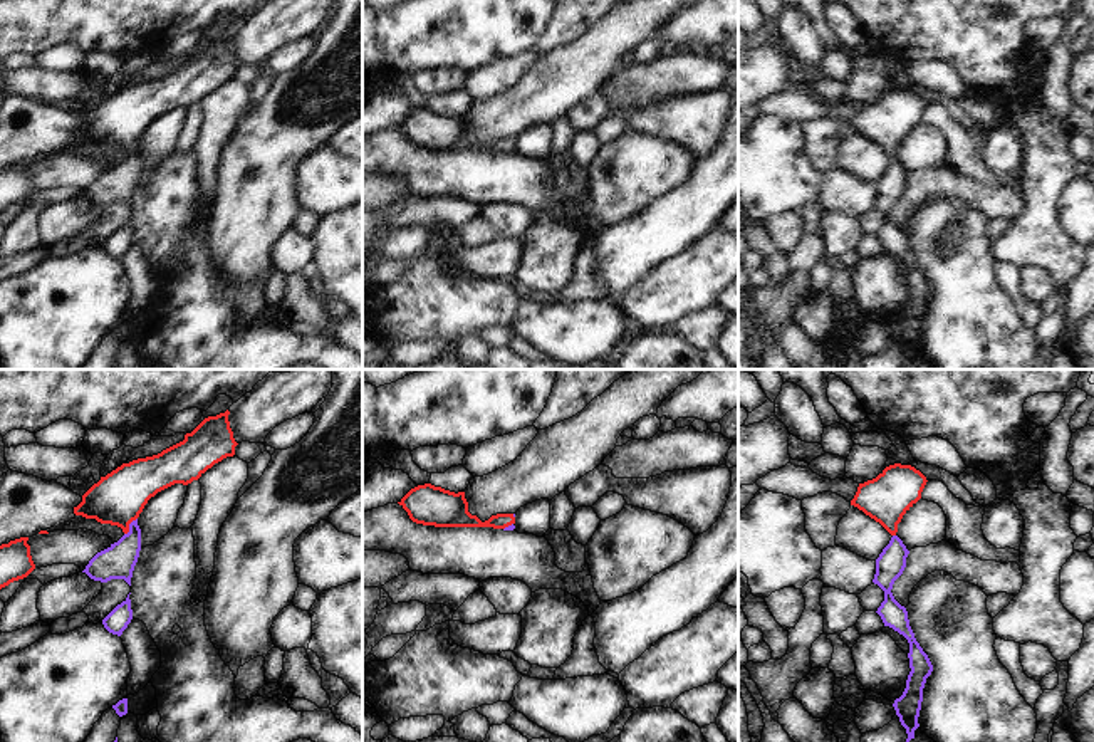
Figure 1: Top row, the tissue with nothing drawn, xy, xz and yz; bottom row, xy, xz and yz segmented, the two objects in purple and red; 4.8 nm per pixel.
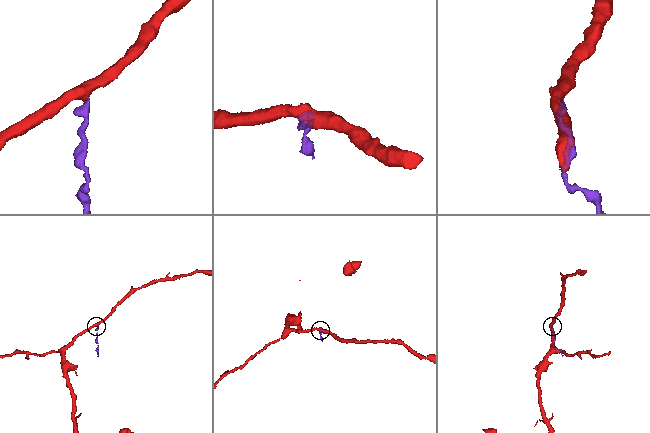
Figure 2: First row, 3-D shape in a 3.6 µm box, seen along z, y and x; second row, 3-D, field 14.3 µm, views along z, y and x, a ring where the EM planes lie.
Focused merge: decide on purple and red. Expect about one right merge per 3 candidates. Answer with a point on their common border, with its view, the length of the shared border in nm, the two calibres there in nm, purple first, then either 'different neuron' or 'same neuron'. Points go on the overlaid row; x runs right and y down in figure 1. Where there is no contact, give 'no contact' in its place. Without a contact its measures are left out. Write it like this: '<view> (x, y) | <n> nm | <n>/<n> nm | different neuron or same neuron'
xy (130, 526) | 110 nm | 160/260 nm | same neuron

